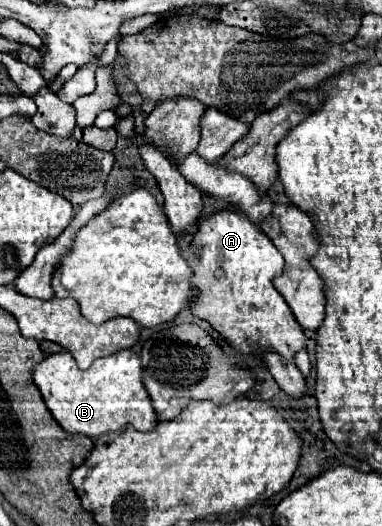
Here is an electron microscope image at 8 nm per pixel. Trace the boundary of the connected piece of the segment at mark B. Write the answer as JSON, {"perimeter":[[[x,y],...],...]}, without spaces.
{"perimeter":[[[131,349],[101,357],[85,371],[77,367],[69,351],[47,355],[35,365],[33,379],[51,415],[67,433],[83,433],[97,439],[103,433],[121,433],[127,425],[137,431],[151,431],[157,425],[153,403],[143,387],[141,361]]]}

